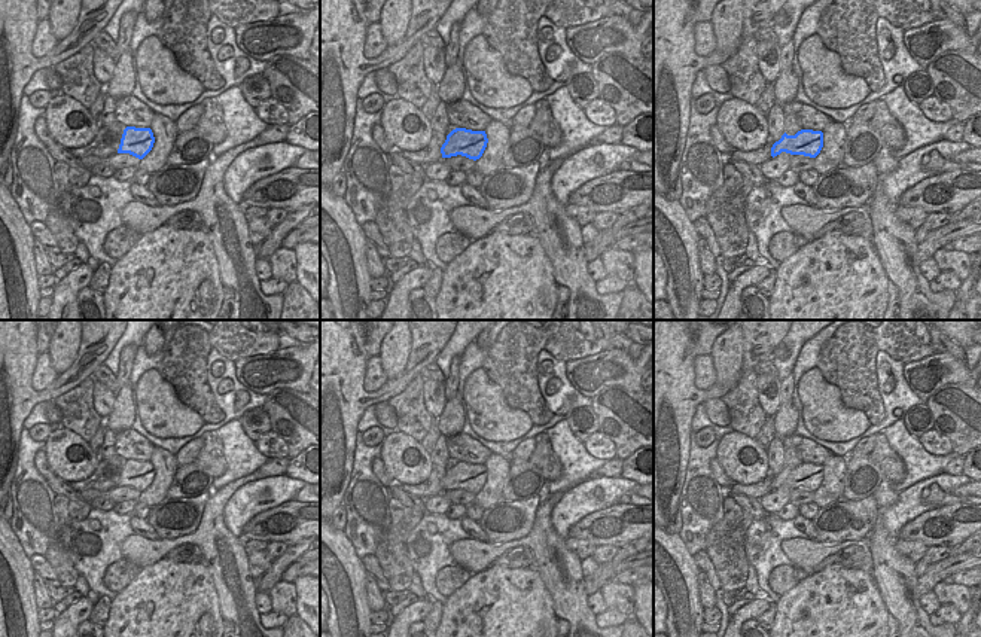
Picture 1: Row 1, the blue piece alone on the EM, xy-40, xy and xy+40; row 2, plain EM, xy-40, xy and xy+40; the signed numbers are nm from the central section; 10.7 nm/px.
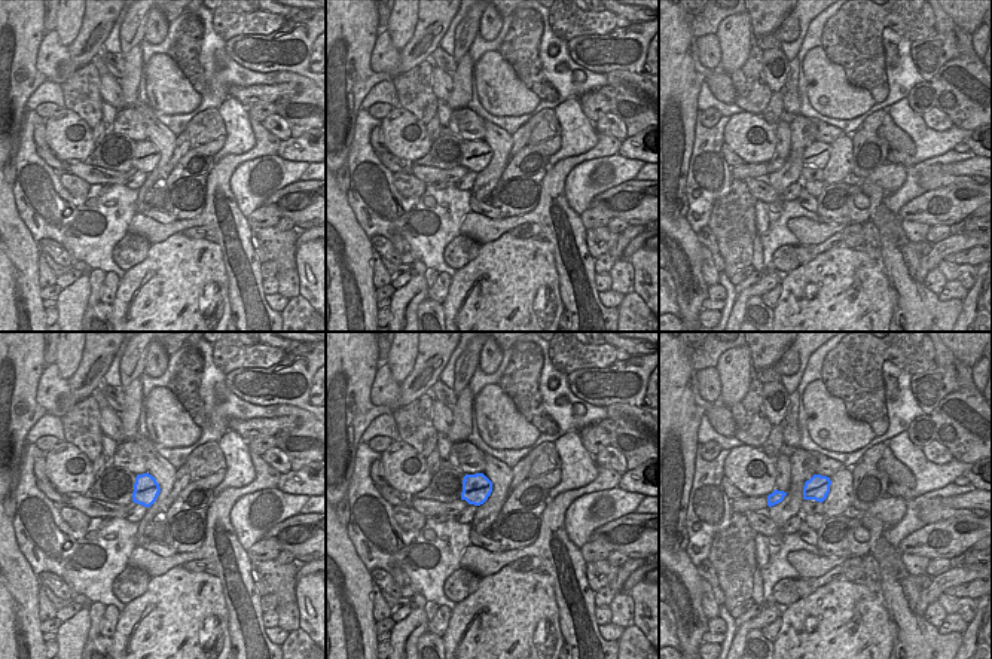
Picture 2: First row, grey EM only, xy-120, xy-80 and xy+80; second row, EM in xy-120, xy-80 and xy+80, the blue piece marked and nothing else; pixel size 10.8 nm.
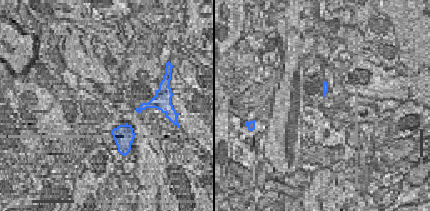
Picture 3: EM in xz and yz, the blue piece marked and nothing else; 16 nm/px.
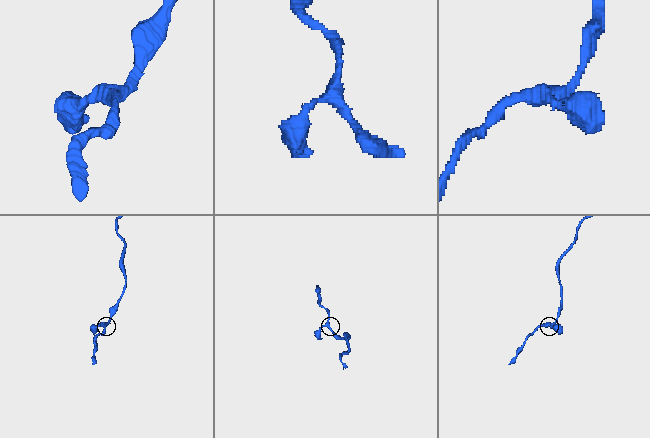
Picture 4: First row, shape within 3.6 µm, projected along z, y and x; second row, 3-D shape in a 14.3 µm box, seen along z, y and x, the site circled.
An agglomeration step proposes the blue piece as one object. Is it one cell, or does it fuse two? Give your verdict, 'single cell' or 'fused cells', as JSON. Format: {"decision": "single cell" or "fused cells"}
{"decision": "single cell"}

